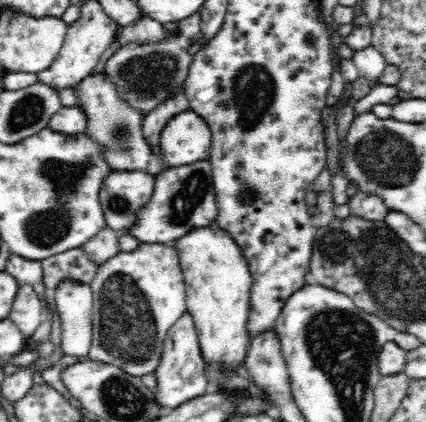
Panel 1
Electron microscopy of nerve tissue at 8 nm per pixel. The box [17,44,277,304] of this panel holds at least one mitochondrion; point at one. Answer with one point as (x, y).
(47, 228)

